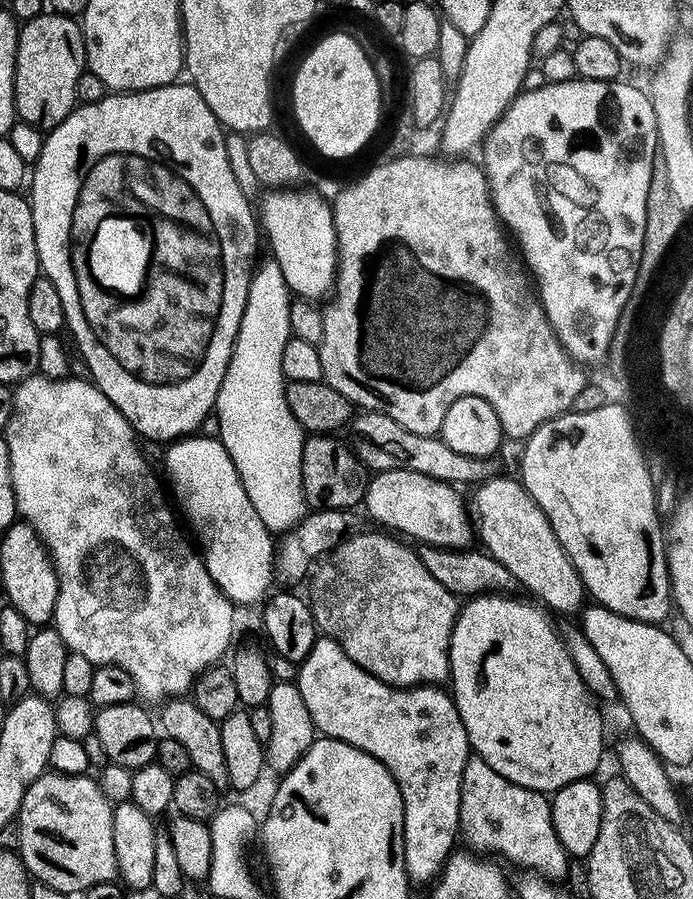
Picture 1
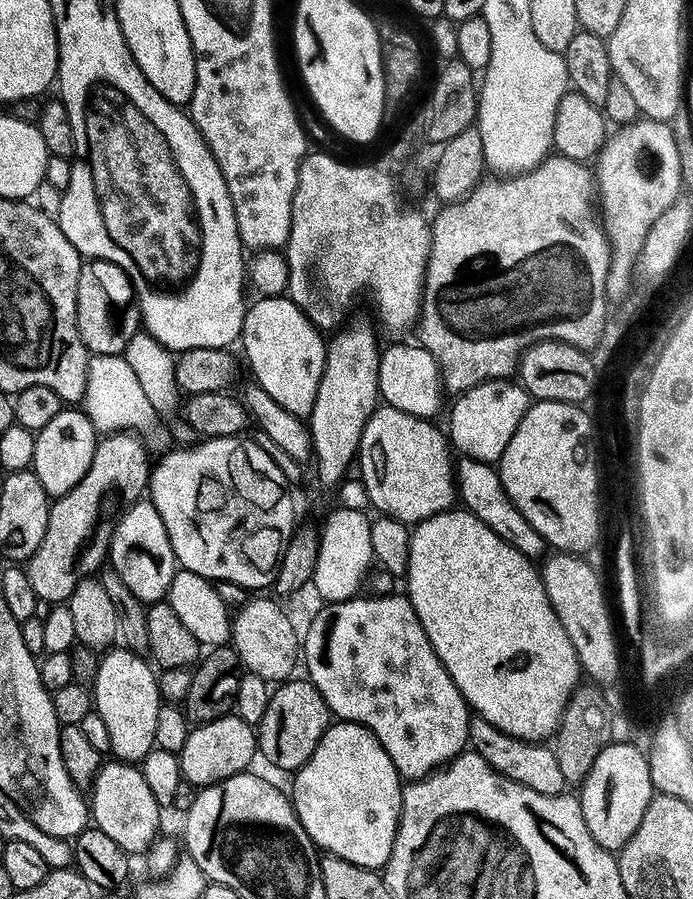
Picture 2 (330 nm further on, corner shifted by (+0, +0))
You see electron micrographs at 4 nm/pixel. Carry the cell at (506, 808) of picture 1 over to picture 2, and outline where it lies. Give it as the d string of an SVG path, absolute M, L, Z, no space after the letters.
M473 715L469 719L468 743L471 751L486 758L486 762L490 762L490 766L494 770L498 770L498 774L502 774L530 790L538 790L538 794L559 796L565 791L566 785L561 769L558 767L553 749L547 743L520 740L516 736L498 730L498 726L486 722L478 715Z

